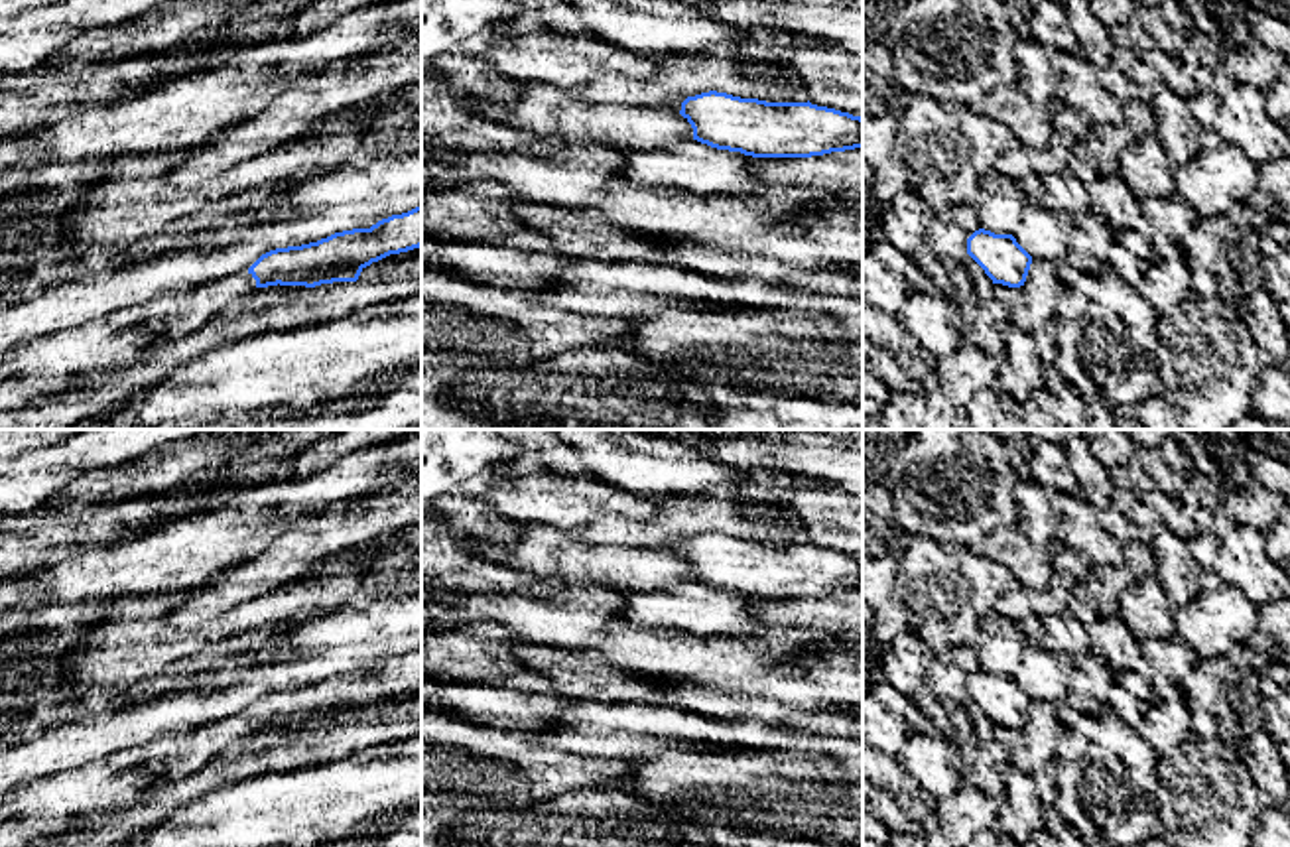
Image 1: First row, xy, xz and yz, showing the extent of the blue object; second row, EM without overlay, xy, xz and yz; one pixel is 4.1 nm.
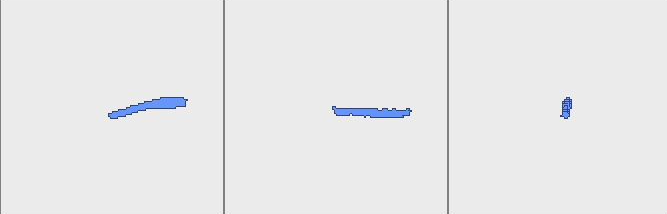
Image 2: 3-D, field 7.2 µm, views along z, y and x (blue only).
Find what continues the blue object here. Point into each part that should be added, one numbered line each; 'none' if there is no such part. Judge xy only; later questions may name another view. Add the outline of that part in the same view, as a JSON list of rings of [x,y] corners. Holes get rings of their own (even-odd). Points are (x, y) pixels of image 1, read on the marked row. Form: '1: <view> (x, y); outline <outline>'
1: xy (54, 365); outline [[[230,274],[18,345],[0,362],[0,412],[22,412],[98,384],[140,362],[144,351],[158,339],[187,337],[230,301],[254,290],[252,274]]]

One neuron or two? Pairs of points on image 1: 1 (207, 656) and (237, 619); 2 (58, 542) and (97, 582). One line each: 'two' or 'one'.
1: two
2: two

